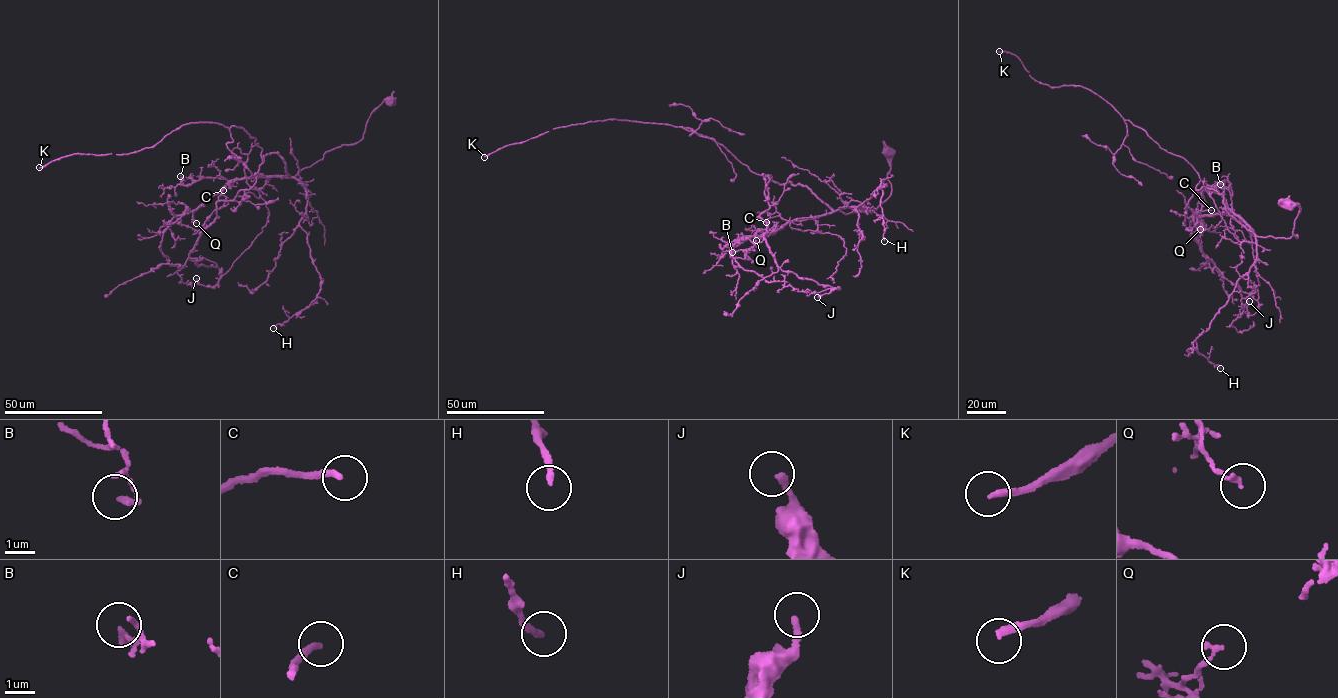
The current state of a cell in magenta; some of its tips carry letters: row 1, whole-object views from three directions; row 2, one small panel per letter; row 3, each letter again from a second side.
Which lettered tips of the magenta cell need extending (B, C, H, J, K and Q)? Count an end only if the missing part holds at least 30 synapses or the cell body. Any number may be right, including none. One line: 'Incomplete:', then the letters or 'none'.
Incomplete: C, K

